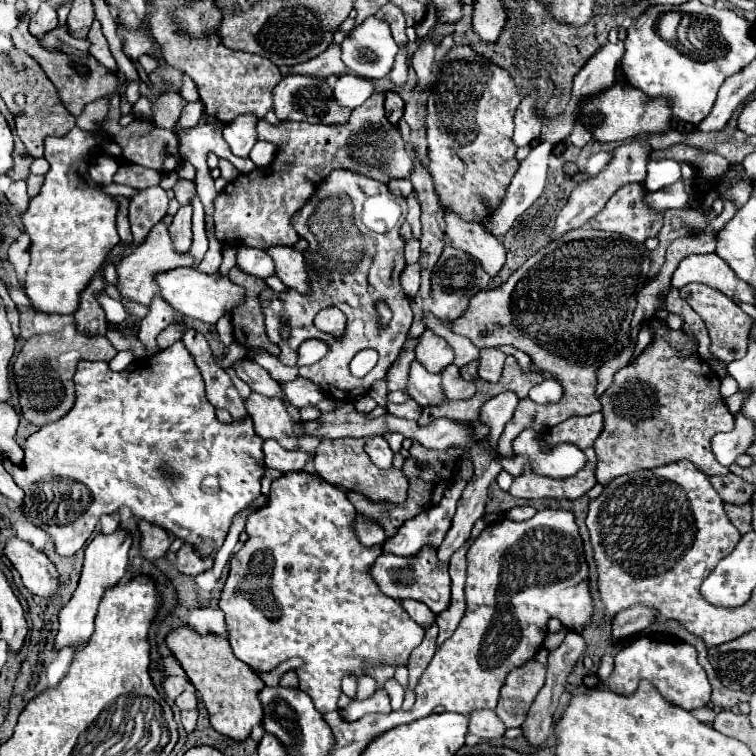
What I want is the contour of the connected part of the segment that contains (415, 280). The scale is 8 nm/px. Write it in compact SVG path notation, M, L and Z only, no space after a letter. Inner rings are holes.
M414 263L414 265L406 265L406 269L402 271L402 277L400 277L400 283L402 283L402 289L406 291L406 295L416 297L418 289L420 289L420 265Z

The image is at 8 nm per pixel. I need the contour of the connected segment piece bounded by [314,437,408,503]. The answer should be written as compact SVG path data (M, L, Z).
M358 437L358 439L326 439L326 443L320 443L316 447L314 457L318 475L336 487L362 493L374 501L404 503L408 491L408 479L404 477L402 469L394 466L387 470L378 469L364 450L364 442L365 438Z

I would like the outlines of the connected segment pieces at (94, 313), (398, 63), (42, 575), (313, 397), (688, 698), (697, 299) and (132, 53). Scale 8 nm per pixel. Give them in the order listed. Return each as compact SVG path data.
M96 275L96 279L90 283L90 287L82 293L78 311L74 313L74 325L78 327L78 331L82 331L86 335L102 335L102 333L106 333L104 311L100 309L100 305L94 299L94 295L98 291L104 291L102 275Z
M400 47L400 51L396 55L393 68L389 75L395 86L404 85L404 81L408 77L408 55L406 55L406 47Z
M22 539L8 541L4 549L6 557L18 569L24 587L38 597L54 597L58 595L58 571L56 565L38 549Z
M298 377L296 381L292 383L282 383L282 391L286 393L288 401L294 405L294 407L308 407L308 405L318 405L324 395L322 391L310 383L308 379L302 379Z
M642 637L636 639L630 647L624 647L616 657L614 657L614 671L608 677L608 689L618 693L618 695L632 695L638 689L640 681L650 681L656 691L668 703L682 707L686 711L692 711L696 707L704 707L710 701L710 681L706 677L706 671L698 663L698 653L692 645L688 643L674 643L666 639L652 639L652 637Z
M688 283L680 287L680 297L702 317L710 335L710 353L722 361L740 359L740 329L750 329L750 317L726 295L700 283Z
M126 31L124 33L124 55L128 55L130 59L138 61L140 55L144 55L144 51L150 49L150 31L146 35L142 33L136 33L136 31Z

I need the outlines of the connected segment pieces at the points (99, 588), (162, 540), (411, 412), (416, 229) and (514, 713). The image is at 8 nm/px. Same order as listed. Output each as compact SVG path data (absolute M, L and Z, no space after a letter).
M116 529L110 535L98 533L90 541L90 545L86 547L86 559L84 559L80 583L78 583L70 603L60 611L60 631L56 635L56 649L62 649L66 645L74 645L76 649L82 649L88 643L88 639L94 633L94 619L98 613L100 597L108 587L116 585L124 577L130 547L132 547L132 537L126 529Z
M140 521L140 533L142 533L142 541L140 541L140 553L144 559L148 561L156 561L160 557L166 557L170 545L172 545L172 537L168 535L166 529L148 523L148 521Z
M406 401L404 405L398 405L398 403L388 403L388 413L390 415L396 415L396 417L406 417L406 419L412 419L412 421L418 421L420 415L422 415L422 409L418 407L416 401Z
M409 195L406 198L408 205L408 214L406 216L406 221L411 225L412 235L415 239L420 241L422 234L421 227L421 207L418 199L414 195Z
M536 659L514 669L502 687L496 713L506 727L520 727L528 715L528 709L544 685L546 667Z

